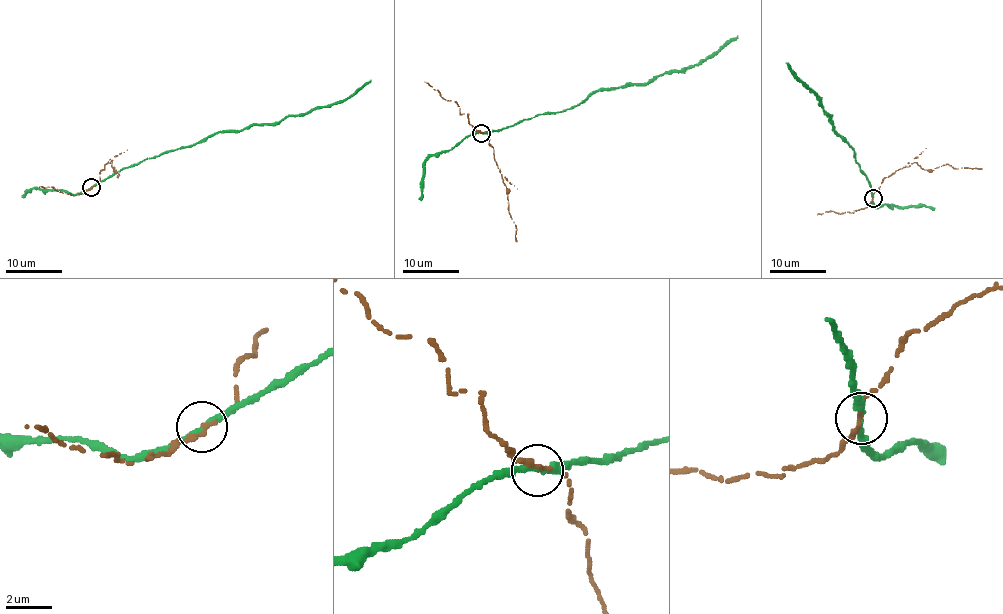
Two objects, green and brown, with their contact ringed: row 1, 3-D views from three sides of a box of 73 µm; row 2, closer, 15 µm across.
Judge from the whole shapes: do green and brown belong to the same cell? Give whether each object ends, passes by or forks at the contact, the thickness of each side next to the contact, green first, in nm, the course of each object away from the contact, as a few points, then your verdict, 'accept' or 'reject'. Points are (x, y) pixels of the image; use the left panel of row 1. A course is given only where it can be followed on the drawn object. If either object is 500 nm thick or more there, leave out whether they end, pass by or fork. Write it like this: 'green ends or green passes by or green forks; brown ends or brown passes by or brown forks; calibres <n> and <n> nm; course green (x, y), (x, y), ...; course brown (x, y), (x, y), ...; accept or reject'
green passes by; brown passes by; calibres 220 and 200 nm; course green (92, 187), (154, 155), (204, 141), (218, 132), (273, 124), (345, 101), (371, 80); course brown (92, 187), (99, 183), (99, 173), (111, 160), (117, 177); reject

